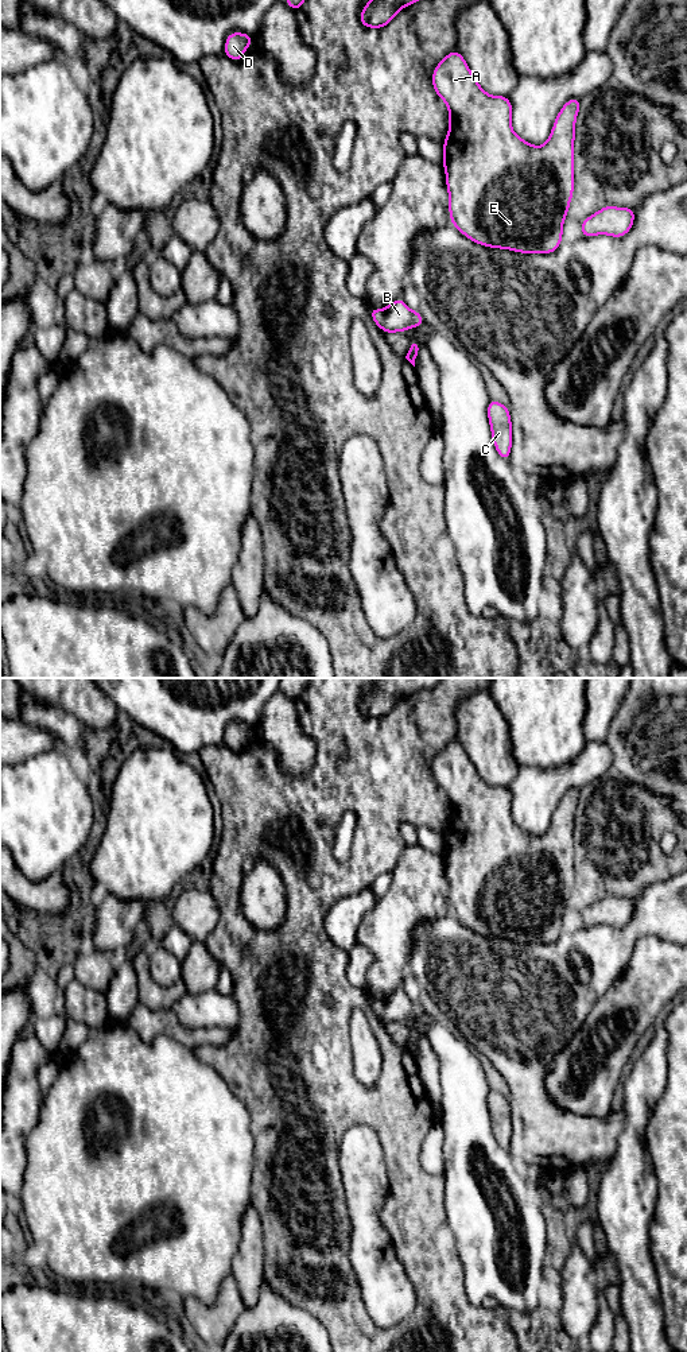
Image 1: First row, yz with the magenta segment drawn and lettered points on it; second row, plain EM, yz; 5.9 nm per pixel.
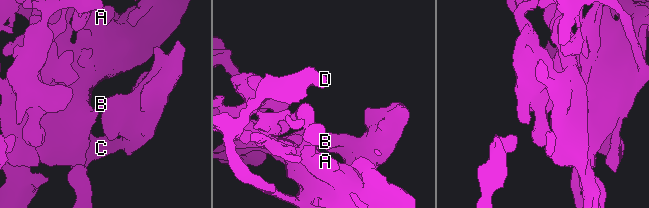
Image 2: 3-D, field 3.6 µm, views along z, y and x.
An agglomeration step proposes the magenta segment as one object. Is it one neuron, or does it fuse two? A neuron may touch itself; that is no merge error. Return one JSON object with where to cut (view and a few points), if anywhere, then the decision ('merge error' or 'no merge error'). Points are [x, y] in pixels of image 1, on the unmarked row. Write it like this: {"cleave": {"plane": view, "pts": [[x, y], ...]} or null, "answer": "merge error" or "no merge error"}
{"cleave": null, "answer": "no merge error"}

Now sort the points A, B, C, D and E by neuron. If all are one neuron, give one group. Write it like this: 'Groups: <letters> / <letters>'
Groups: A B C D E

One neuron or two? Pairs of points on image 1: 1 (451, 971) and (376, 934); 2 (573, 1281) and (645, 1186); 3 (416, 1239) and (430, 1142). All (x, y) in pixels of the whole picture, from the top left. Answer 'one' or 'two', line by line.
1: two
2: two
3: two

